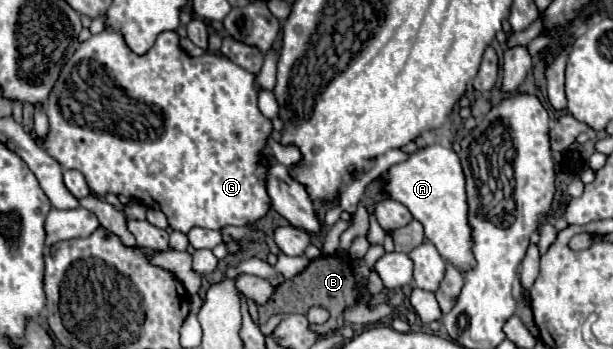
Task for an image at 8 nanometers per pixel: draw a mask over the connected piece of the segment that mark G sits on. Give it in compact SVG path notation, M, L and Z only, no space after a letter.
M104 28L100 34L94 34L86 42L80 44L80 48L70 58L70 62L66 62L66 66L62 68L58 82L56 82L54 90L50 92L50 98L46 102L50 134L44 140L44 148L48 150L50 156L54 156L60 162L62 168L80 170L84 174L90 190L96 196L104 196L104 194L112 192L112 194L124 194L126 198L142 200L144 206L162 210L168 216L168 224L174 230L188 232L192 226L202 226L202 228L212 228L212 230L220 230L230 224L246 226L246 224L252 224L258 218L262 218L270 208L270 198L266 194L266 186L262 186L262 162L258 162L258 150L262 150L262 146L266 146L266 138L272 134L272 124L268 118L264 118L260 114L260 110L256 106L256 102L258 102L256 98L258 98L258 92L254 86L254 76L250 72L242 70L238 64L230 62L228 58L222 58L212 52L204 52L198 58L188 56L180 46L180 36L176 30L160 32L154 46L146 54L138 56L126 46L126 40L120 32L116 32L112 28Z

